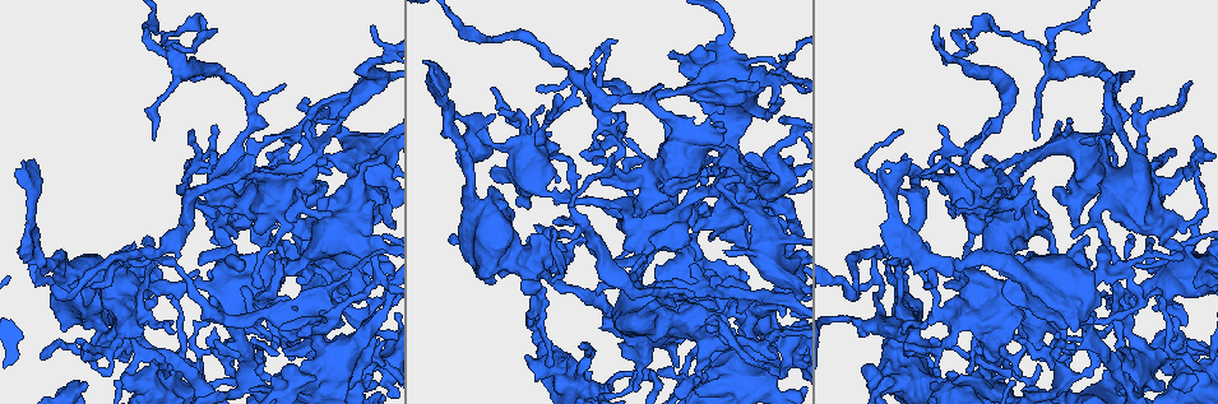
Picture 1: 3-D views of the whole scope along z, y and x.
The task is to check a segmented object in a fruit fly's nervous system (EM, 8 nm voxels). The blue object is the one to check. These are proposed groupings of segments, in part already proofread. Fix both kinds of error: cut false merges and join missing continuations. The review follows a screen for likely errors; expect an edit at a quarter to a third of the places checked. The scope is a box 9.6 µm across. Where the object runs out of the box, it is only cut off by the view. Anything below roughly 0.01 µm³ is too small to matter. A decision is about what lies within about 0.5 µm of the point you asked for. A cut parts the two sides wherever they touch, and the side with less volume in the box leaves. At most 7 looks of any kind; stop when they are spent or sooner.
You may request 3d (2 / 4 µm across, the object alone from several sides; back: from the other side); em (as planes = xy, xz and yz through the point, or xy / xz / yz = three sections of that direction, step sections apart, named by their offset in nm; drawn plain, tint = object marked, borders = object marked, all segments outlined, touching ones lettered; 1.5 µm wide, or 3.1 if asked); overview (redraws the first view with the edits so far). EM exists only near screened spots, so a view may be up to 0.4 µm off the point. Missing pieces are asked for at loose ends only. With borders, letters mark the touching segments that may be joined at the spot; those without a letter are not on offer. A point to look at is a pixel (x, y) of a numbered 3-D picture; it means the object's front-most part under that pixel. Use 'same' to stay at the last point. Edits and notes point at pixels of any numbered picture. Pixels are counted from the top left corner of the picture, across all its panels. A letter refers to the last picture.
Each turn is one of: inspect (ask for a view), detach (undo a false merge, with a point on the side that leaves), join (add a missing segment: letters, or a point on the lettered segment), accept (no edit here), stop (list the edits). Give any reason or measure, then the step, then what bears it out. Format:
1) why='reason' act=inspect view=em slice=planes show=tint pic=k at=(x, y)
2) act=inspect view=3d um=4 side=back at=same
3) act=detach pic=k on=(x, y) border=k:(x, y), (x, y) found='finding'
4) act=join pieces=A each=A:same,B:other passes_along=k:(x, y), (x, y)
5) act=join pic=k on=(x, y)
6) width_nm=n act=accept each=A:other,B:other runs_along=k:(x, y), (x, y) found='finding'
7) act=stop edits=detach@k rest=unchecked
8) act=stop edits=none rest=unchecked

why='tapers out' act=inspect view=3d um=2 pic=1 at=(544, 110)

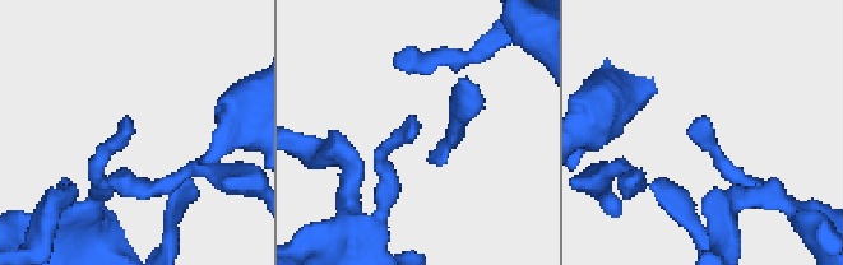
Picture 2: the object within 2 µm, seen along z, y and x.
why='need the tissue' act=inspect view=em slice=xz step=8 show=borders pic=2 at=(414, 127)

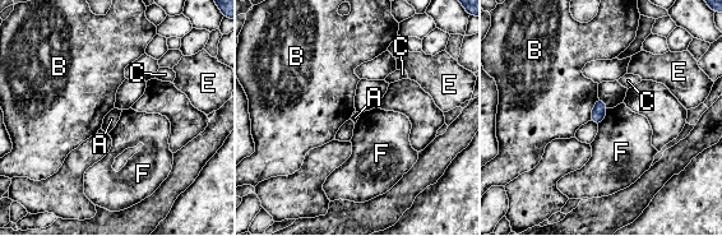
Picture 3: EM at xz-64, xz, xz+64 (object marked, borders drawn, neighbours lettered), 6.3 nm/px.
why='another direction' act=inspect view=em slice=planes show=borders at=same

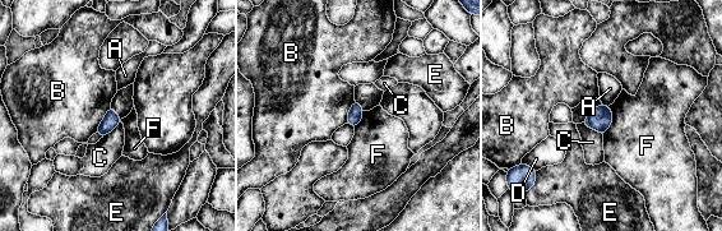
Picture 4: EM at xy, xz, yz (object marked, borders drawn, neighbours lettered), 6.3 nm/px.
act=accept each=A:other,B:other,C:other,D:other,E:other,F:other found='none of them fits'

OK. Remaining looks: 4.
why='an open end' act=inspect view=em slice=planes show=borders pic=1 at=(906, 331)

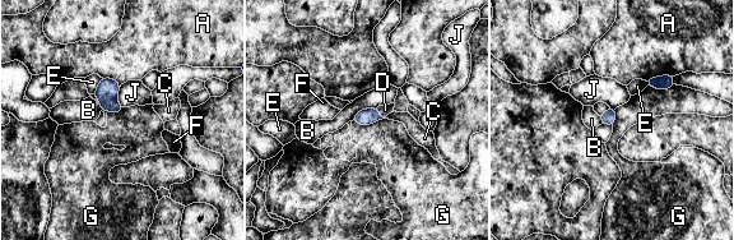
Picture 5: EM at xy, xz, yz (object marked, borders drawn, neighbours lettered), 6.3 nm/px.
act=join pieces=D each=A:other,B:other,C:other,D:same,E:other,F:other,G:other,J:other passes_along=5:(366, 116), (380, 114), (385, 110) found='the neuron continues'

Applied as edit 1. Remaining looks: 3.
why='thick end' act=inspect view=em slice=xz step=8 show=borders pic=1 at=(492, 117)

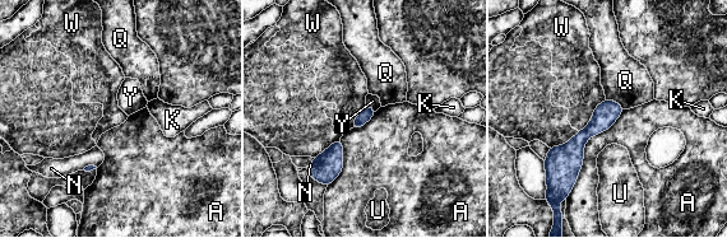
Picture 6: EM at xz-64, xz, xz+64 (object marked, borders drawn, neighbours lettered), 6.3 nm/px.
act=inspect view=em slice=planes show=borders at=same

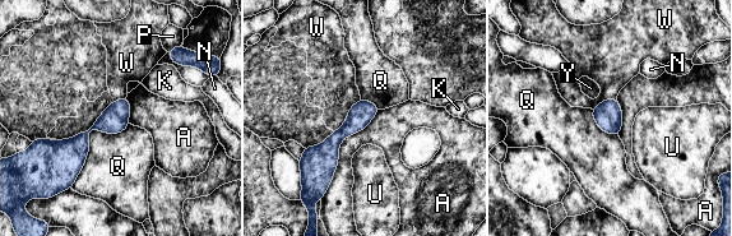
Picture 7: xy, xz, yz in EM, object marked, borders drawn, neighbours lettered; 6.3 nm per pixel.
act=accept each=A:other,K:other,N:other,P:other,Q:other,U:other,W:other,Y:other border=7:(379, 110), (343, 139), (323, 194) found='no lettered segment goes on from it'

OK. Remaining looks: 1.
act=stop edits=join@5 rest=unchecked

